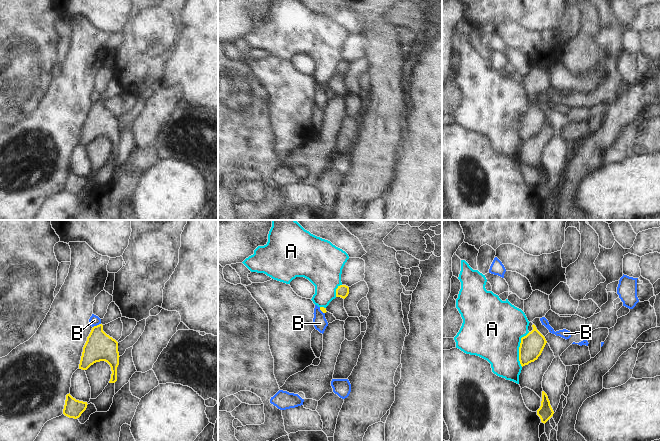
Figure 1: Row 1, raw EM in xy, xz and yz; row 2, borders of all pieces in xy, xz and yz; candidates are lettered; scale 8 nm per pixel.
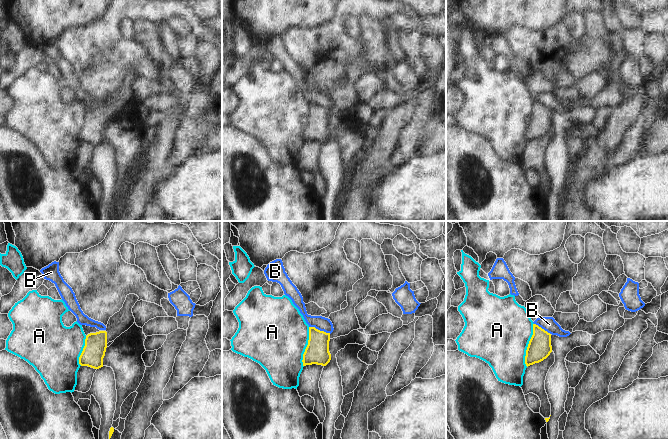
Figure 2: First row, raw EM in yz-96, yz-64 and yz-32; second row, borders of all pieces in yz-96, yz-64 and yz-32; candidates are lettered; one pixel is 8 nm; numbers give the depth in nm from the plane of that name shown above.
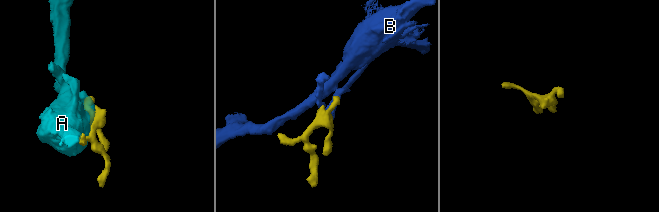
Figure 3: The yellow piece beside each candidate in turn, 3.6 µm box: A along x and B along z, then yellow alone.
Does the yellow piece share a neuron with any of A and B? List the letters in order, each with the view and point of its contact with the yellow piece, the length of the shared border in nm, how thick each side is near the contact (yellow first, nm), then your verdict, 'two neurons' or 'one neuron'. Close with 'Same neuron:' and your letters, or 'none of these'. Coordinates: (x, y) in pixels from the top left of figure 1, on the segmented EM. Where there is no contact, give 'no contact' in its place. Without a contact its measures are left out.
A: meets yellow in yz at (519, 348); contact 280 nm long; 190 nm thick on the yellow side, 460 nm on the other; two neurons
B: meets yellow in xy at (97, 325); contact 70 nm long; 220 nm thick on the yellow side, 90 nm on the other; two neurons
Same neuron: none of these

